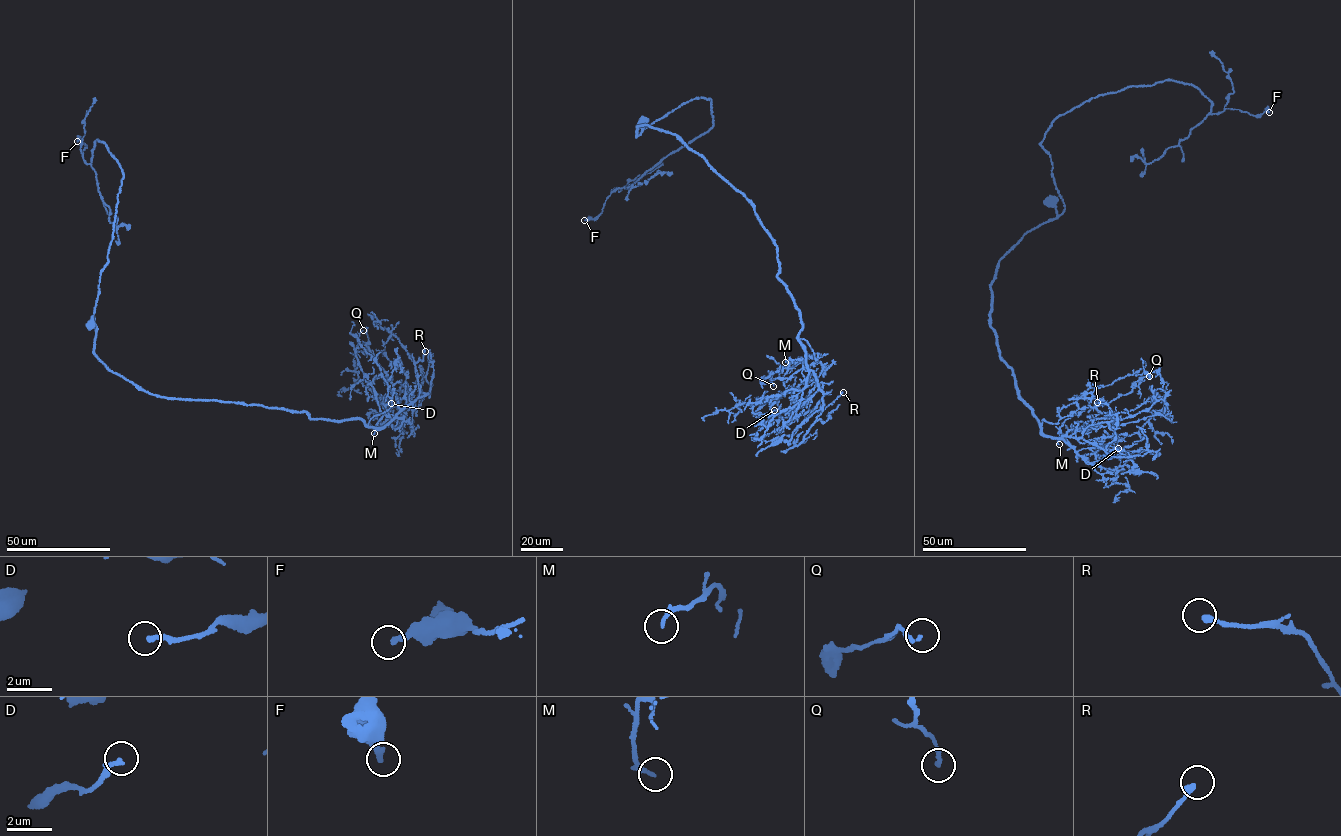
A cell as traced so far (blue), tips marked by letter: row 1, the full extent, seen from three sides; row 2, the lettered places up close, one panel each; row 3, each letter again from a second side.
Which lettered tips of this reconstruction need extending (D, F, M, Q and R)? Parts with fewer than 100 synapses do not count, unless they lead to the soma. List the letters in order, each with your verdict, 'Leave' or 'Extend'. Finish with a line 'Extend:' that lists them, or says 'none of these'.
D: Leave
F: Leave
M: Leave
Q: Leave
R: Leave
Extend: none of these

